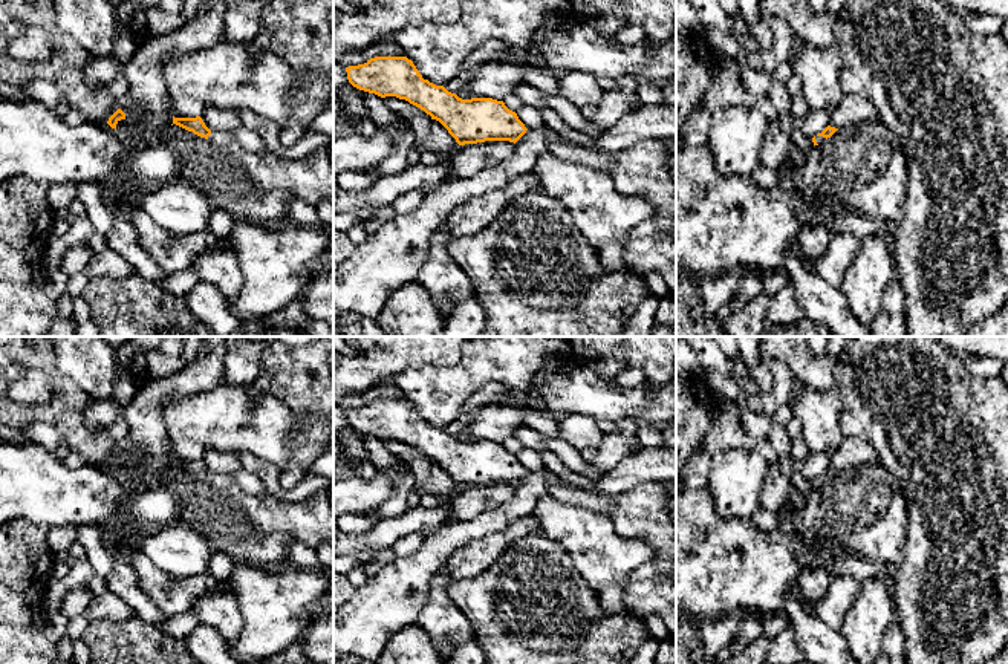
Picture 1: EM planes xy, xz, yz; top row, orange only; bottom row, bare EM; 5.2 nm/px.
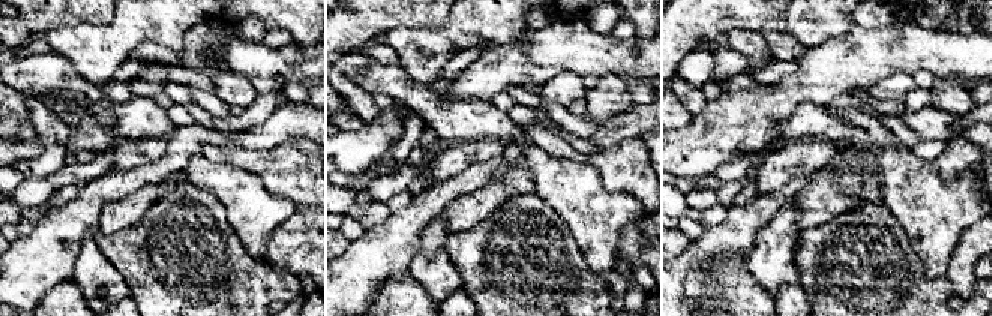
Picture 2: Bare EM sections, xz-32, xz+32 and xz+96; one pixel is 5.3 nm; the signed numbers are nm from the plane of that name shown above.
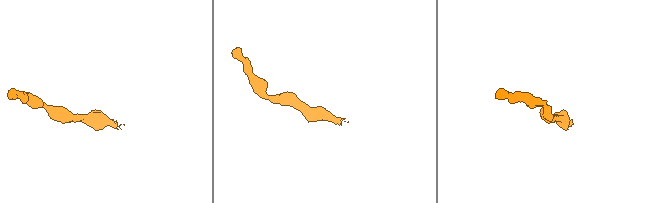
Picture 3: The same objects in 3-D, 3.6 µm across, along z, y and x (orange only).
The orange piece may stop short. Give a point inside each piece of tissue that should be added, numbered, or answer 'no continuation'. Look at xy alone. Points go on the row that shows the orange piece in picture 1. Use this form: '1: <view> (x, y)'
1: xy (311, 178)

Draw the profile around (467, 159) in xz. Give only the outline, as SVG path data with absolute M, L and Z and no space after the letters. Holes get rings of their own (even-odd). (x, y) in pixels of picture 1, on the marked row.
M485 141L459 145L451 155L448 179L467 177L479 173L485 167L493 167L508 161L515 150L509 141Z

